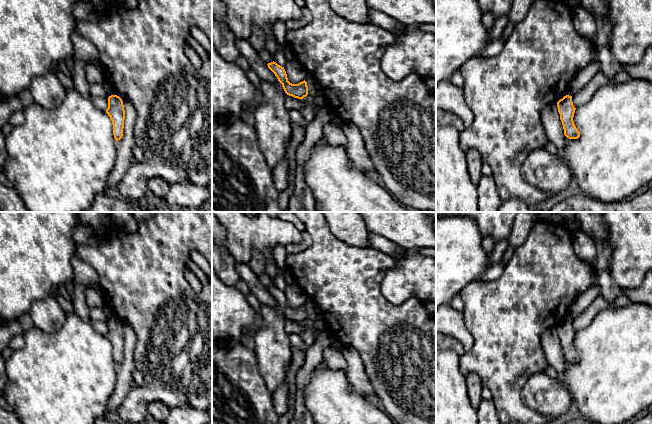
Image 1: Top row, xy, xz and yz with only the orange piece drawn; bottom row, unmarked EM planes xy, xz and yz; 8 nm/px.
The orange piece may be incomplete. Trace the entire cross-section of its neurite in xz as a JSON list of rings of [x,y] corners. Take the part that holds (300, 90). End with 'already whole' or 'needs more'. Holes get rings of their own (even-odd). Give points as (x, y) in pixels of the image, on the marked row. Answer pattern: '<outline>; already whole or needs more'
[[[276,62],[268,63],[268,68],[275,74],[278,81],[282,84],[285,93],[294,98],[303,99],[308,95],[307,82],[304,80],[298,84],[292,84],[288,81],[284,67]]]; already whole

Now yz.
[[[564,96],[557,102],[557,107],[563,125],[564,135],[569,139],[578,139],[580,137],[580,132],[573,121],[576,108],[572,102],[572,96]]]; already whole

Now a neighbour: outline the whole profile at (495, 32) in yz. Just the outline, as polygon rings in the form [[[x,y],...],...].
[[[508,14],[495,19],[492,27],[488,29],[489,42],[501,37],[508,22]]]

